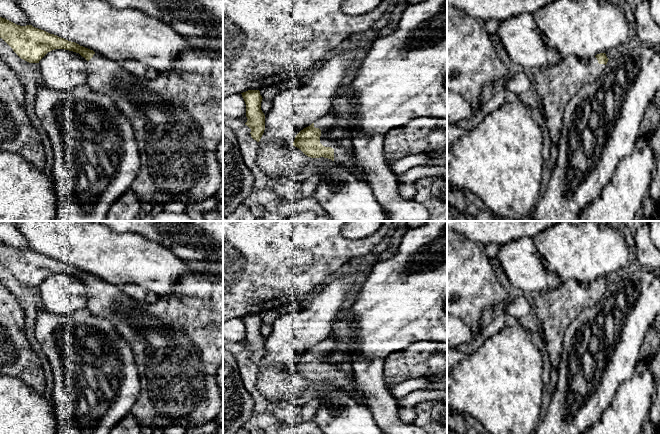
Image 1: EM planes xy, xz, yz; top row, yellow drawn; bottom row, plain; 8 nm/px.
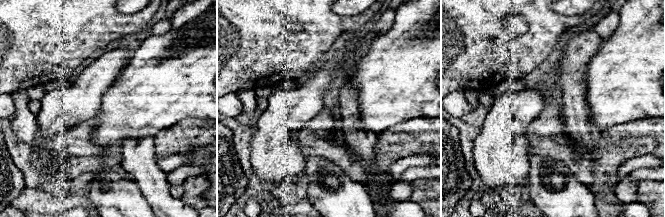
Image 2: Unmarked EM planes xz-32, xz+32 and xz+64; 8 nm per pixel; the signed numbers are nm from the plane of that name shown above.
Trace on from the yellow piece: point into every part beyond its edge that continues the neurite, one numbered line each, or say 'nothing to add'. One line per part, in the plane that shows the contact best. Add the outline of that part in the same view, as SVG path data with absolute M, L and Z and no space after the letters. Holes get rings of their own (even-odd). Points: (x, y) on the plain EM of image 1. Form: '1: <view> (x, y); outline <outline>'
1: xz (343, 379); outline M332 335L314 346L314 351L321 354L320 367L325 371L334 373L334 386L341 388L343 391L352 392L354 378L350 370L330 365L327 361L328 355L335 349L335 342Z

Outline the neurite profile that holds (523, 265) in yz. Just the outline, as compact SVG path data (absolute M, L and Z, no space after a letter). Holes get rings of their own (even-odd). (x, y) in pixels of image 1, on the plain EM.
M522 237L499 247L497 259L507 276L510 284L524 293L541 293L559 288L564 281L553 272L549 272L543 265L543 259L534 241L530 237Z

